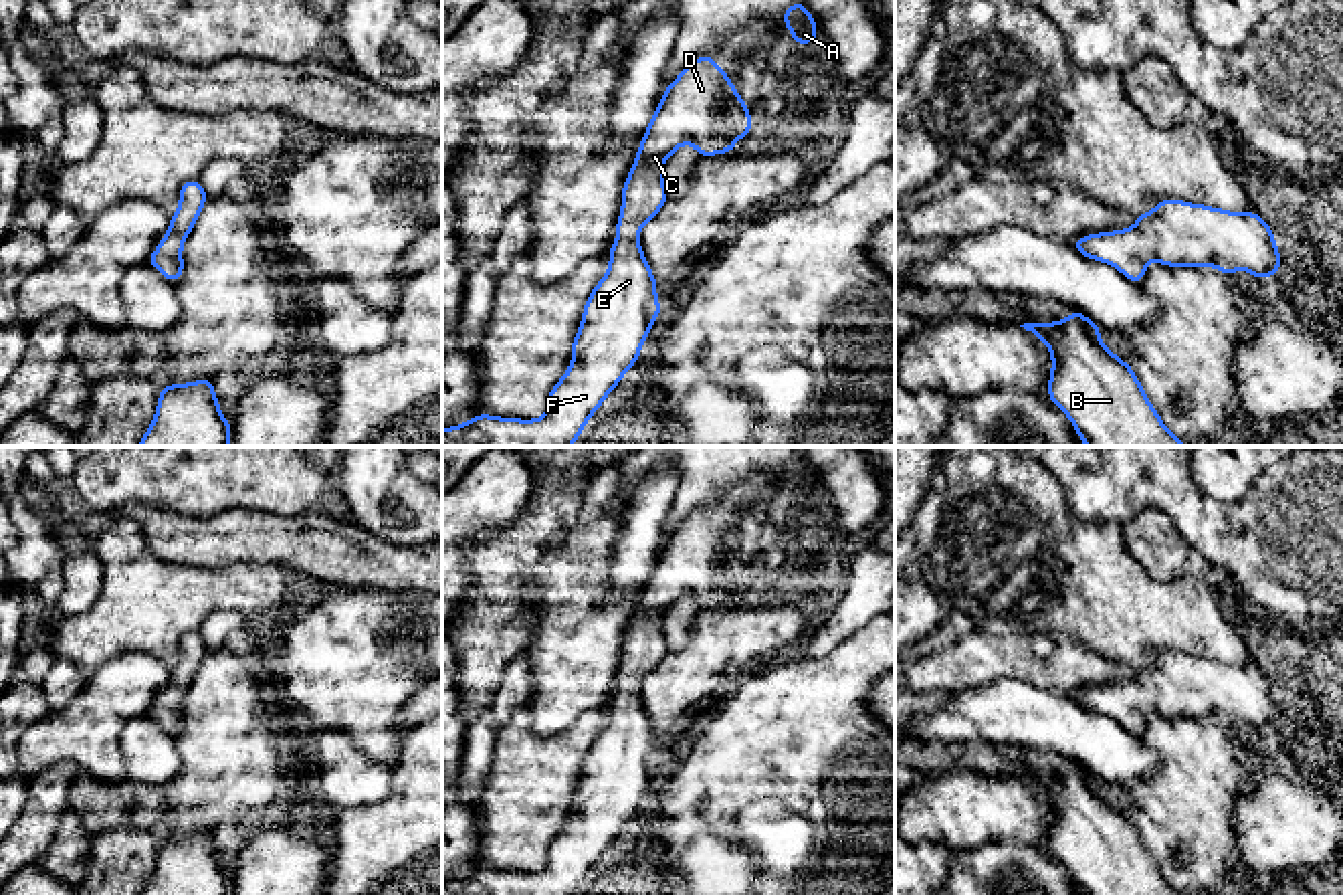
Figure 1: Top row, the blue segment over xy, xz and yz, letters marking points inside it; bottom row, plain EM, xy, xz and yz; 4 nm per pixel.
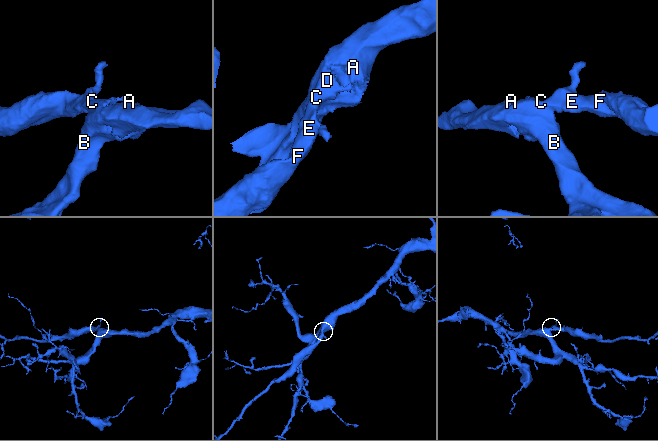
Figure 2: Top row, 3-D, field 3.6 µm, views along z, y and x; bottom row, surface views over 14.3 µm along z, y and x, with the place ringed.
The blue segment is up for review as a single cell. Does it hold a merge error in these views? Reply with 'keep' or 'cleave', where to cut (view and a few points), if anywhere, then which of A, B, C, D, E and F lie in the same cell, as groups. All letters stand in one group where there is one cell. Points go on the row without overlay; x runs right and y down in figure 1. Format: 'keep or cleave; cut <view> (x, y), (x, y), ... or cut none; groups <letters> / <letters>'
keep; cut none; groups A B C D E F

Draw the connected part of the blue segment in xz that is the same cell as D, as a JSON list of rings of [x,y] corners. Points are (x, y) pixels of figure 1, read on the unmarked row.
[[[715,507],[699,509],[689,515],[681,527],[664,541],[662,554],[642,590],[634,618],[622,640],[622,663],[616,679],[616,697],[608,703],[610,721],[590,745],[584,758],[582,778],[572,796],[572,818],[547,849],[547,865],[539,873],[497,871],[479,867],[462,879],[442,883],[442,895],[576,895],[590,869],[600,861],[604,851],[616,840],[626,822],[638,814],[642,796],[650,790],[648,782],[662,766],[656,752],[656,731],[638,697],[640,681],[658,667],[666,657],[662,618],[666,610],[683,596],[693,596],[701,610],[733,604],[733,596],[751,588],[751,566],[737,548],[725,521],[715,521]]]

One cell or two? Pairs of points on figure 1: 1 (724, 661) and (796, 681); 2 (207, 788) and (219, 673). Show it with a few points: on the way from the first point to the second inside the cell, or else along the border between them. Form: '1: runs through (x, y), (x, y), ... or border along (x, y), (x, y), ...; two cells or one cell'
1: border along (748, 671), (730, 685); two cells
2: runs through (219, 760), (219, 702); one cell

